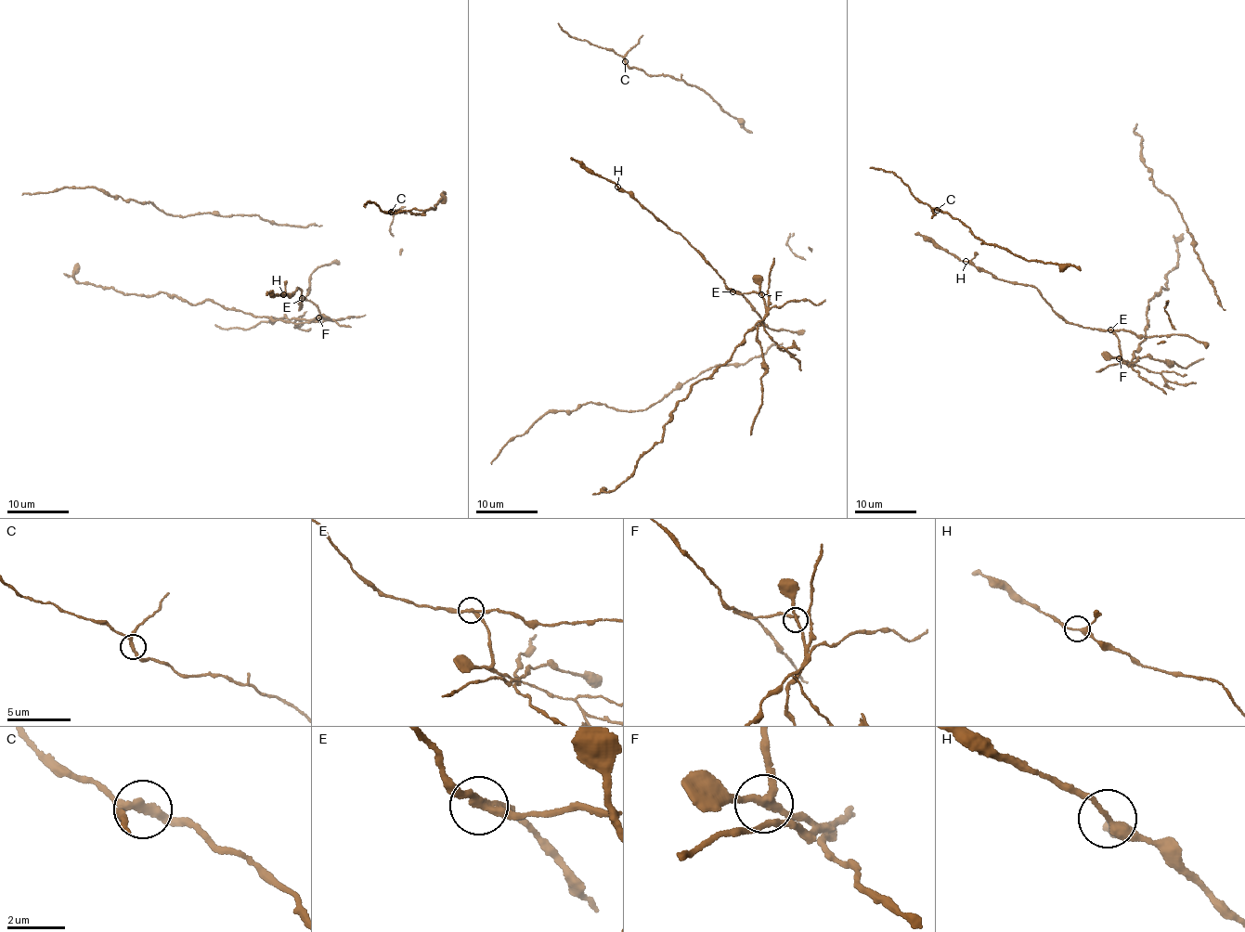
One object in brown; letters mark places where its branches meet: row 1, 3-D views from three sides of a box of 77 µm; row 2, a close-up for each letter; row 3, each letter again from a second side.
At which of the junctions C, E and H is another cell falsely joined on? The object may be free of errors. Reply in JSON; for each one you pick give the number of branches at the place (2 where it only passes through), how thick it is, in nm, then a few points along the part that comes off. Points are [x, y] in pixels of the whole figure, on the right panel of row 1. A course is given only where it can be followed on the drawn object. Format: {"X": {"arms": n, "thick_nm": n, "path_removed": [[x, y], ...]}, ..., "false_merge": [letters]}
{"E": {"arms": 3, "thick_nm": 220, "path_removed": [[1110, 329], [1121, 357], [1134, 364], [1145, 337], [1147, 309], [1166, 289], [1177, 263], [1175, 239], [1184, 234]]}, "false_merge": ["E"]}

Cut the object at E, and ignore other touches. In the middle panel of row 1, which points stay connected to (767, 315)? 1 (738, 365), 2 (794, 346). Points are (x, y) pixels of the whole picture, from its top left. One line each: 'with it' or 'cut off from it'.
1: cut off from it
2: with it

